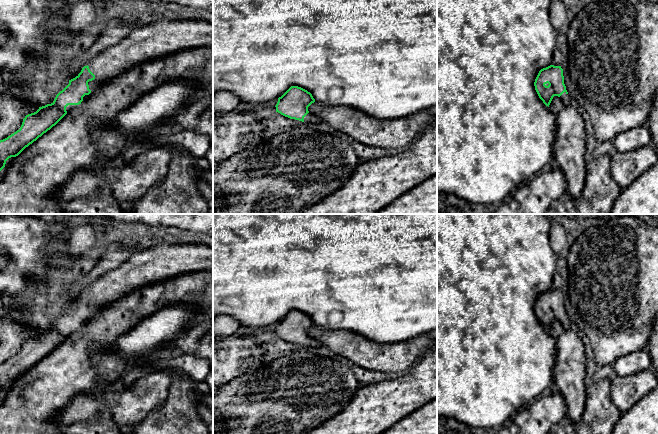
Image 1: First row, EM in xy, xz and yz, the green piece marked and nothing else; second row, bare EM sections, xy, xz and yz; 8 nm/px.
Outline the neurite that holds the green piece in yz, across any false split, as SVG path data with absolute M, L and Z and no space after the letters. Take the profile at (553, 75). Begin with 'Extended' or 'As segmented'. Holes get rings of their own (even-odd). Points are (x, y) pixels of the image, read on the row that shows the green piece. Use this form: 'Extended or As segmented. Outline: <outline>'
Extended. Outline: M550 65L541 69L535 79L534 86L539 98L548 107L554 96L558 96L564 105L571 104L561 66Z

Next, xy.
Extended. Outline: M165 18L147 23L134 29L115 46L104 50L93 58L69 84L60 91L51 104L39 107L23 119L19 130L0 140L0 171L6 161L18 156L26 147L55 126L68 112L77 108L81 102L103 83L122 74L136 64L159 59L187 49L213 46L213 23L206 20L168 20Z

